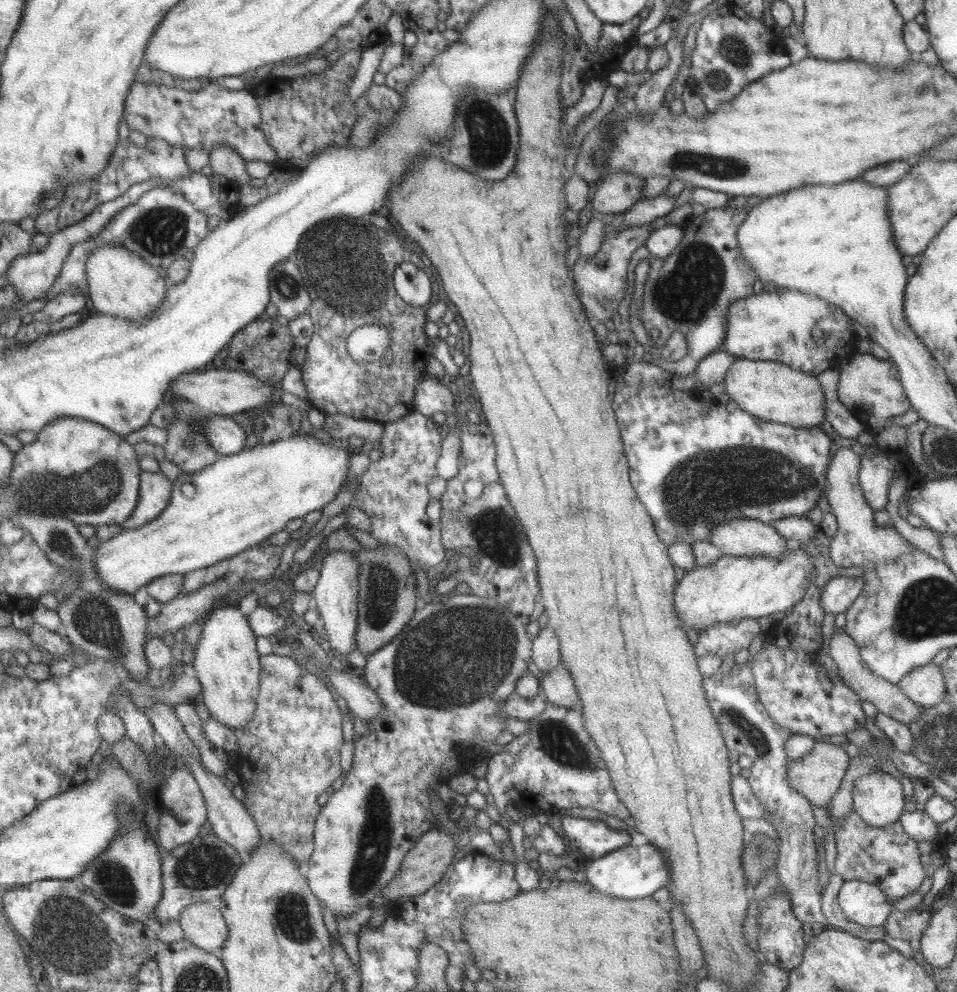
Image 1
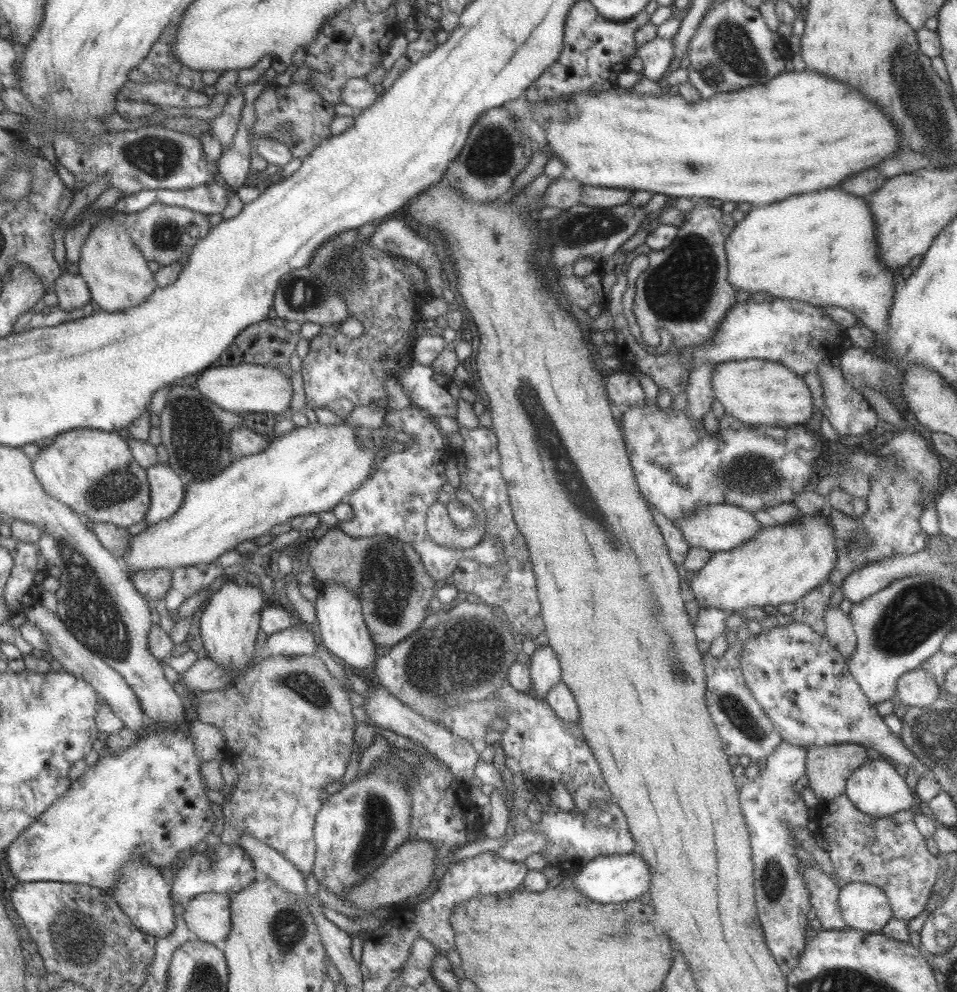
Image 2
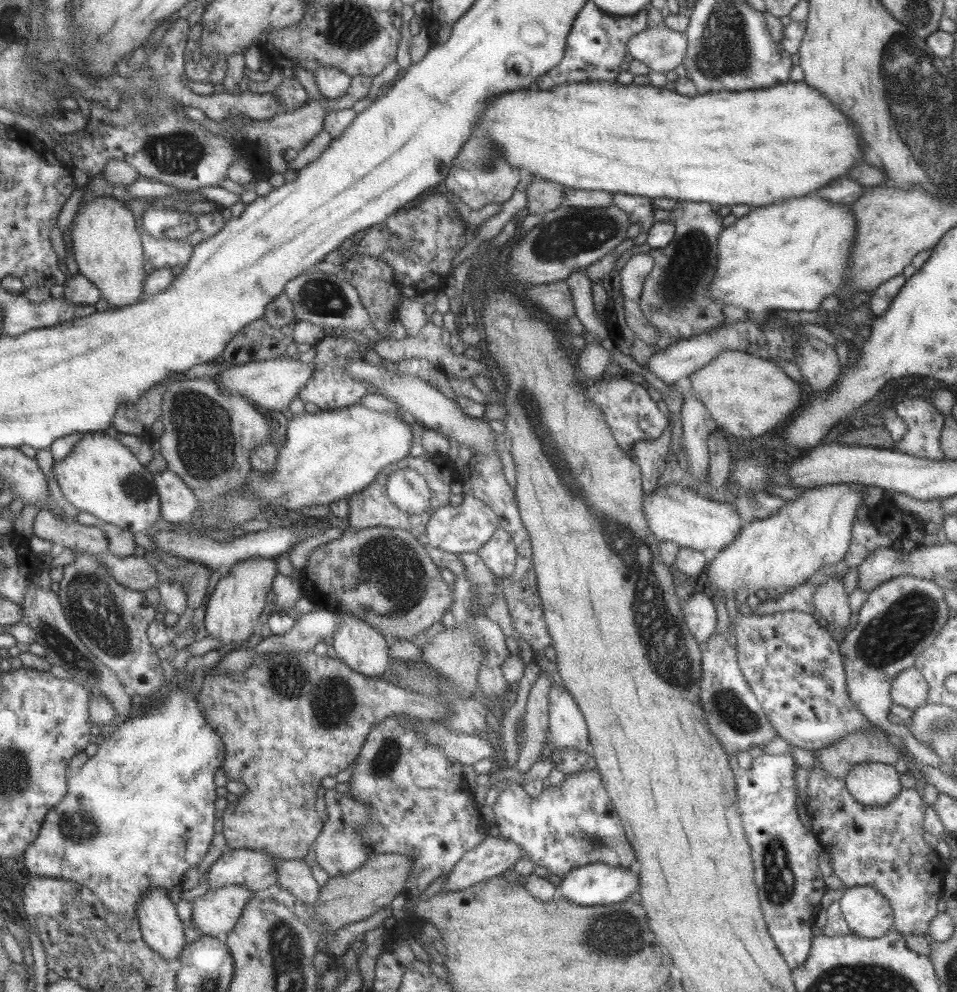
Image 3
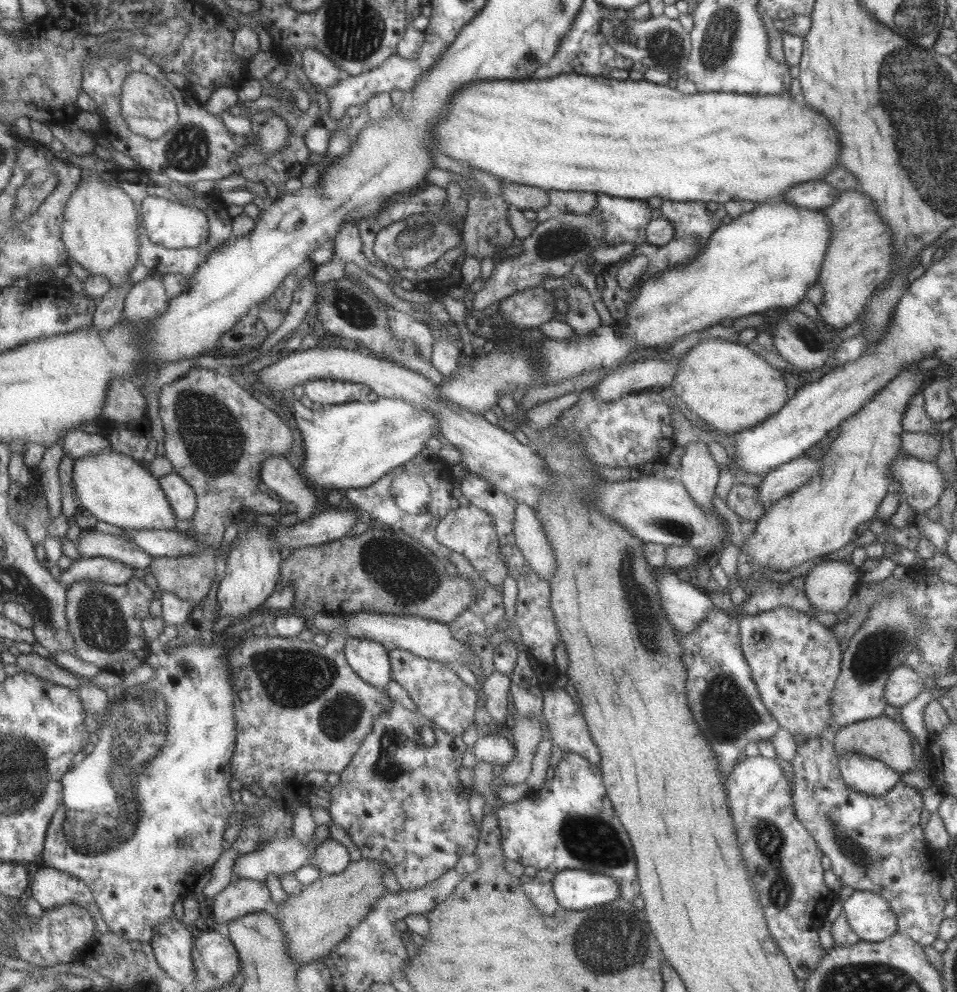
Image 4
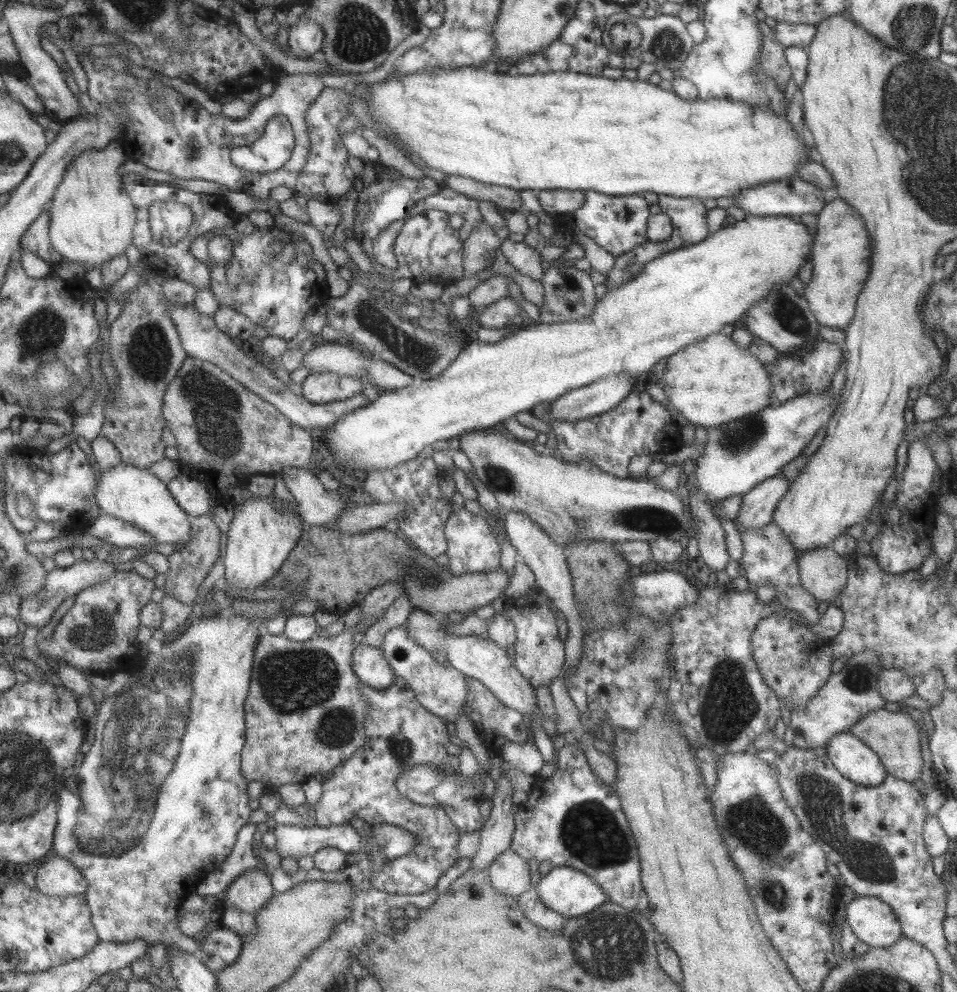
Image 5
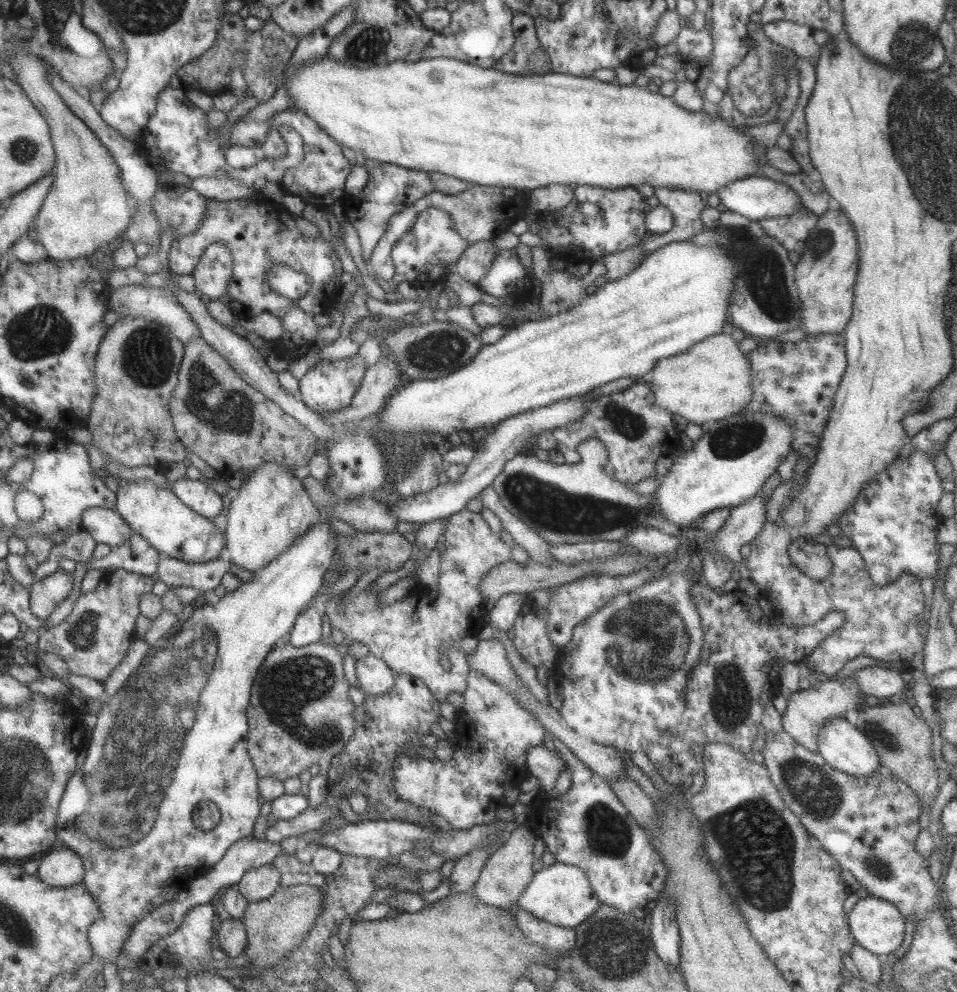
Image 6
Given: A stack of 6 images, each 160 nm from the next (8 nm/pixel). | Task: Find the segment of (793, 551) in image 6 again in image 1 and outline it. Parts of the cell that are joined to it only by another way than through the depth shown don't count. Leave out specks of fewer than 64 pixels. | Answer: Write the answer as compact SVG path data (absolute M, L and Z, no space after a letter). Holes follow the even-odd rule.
M833 632L828 647L829 656L836 664L841 680L857 695L859 700L870 702L877 709L878 713L885 714L885 716L889 716L889 718L898 720L906 725L919 718L922 707L907 698L896 684L875 676L874 672L871 672L869 667L863 662L857 645L849 638L847 633Z

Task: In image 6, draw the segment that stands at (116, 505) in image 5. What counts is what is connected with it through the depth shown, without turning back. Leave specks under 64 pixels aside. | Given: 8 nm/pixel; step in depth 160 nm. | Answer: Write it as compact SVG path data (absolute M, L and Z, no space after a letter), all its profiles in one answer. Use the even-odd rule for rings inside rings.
M124 482L117 491L117 508L122 518L139 534L157 553L187 563L199 563L216 559L225 548L225 535L218 531L211 520L193 512L183 504L171 489L157 488L150 482Z

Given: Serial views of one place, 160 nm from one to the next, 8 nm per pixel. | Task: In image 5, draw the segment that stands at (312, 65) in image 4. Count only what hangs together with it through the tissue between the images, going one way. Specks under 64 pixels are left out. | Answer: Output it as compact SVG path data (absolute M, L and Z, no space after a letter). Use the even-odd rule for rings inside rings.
M297 18L292 26L288 26L288 48L297 59L309 59L317 56L323 42L323 29L313 23Z

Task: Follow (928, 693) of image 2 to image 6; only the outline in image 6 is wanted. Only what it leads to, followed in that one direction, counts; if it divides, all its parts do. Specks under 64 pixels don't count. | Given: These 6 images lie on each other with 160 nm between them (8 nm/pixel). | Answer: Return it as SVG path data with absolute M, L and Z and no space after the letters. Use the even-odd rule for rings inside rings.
M874 666L863 667L859 671L852 672L853 677L865 695L886 701L897 692L908 692L909 685L901 679L899 667L886 669Z

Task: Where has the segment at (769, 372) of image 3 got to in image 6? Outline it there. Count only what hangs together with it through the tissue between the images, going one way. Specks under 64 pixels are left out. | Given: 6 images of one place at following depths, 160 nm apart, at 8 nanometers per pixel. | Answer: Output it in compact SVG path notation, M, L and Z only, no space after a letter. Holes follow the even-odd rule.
M726 333L708 336L686 351L660 358L647 378L658 407L698 425L741 413L753 396L749 359Z

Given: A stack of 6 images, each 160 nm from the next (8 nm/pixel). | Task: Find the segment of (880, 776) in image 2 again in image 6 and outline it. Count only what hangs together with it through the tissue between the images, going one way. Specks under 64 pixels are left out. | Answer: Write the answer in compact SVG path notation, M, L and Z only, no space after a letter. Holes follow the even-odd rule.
M834 718L819 729L817 755L829 766L849 774L869 778L880 766L875 749L844 718Z

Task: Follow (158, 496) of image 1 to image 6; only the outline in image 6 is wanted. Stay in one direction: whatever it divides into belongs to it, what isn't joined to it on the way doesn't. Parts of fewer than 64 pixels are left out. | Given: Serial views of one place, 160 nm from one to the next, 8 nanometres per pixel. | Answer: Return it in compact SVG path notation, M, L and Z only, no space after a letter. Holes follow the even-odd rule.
M181 478L171 484L172 492L183 504L207 520L221 514L222 499L210 486L199 480Z

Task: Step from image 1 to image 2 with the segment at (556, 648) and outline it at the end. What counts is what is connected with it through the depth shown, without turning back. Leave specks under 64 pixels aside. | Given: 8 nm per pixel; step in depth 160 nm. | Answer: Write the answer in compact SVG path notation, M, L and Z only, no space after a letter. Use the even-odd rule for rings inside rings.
M549 645L536 646L530 656L531 696L544 700L547 691L560 681L560 664Z

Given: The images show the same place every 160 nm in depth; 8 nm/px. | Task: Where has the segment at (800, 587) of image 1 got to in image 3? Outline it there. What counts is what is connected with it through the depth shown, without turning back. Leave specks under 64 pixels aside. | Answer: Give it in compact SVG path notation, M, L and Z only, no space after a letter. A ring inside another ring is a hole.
M837 484L835 486L815 487L803 490L793 501L785 502L781 509L772 516L758 519L753 522L742 522L741 530L725 549L722 549L707 564L707 582L721 595L727 592L739 594L739 590L746 588L754 593L762 588L770 594L782 592L788 588L799 586L809 580L821 566L837 564L847 553L853 518L856 518L857 508L864 507L860 490L864 487L859 484Z

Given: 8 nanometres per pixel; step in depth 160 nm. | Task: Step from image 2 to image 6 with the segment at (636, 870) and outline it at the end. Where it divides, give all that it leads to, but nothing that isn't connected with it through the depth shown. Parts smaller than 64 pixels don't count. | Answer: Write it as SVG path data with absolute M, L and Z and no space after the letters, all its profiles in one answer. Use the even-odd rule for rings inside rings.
M557 861L534 872L532 879L516 902L516 909L525 909L545 922L572 929L593 914L599 906L601 906L601 902L593 894L585 873L576 866Z

